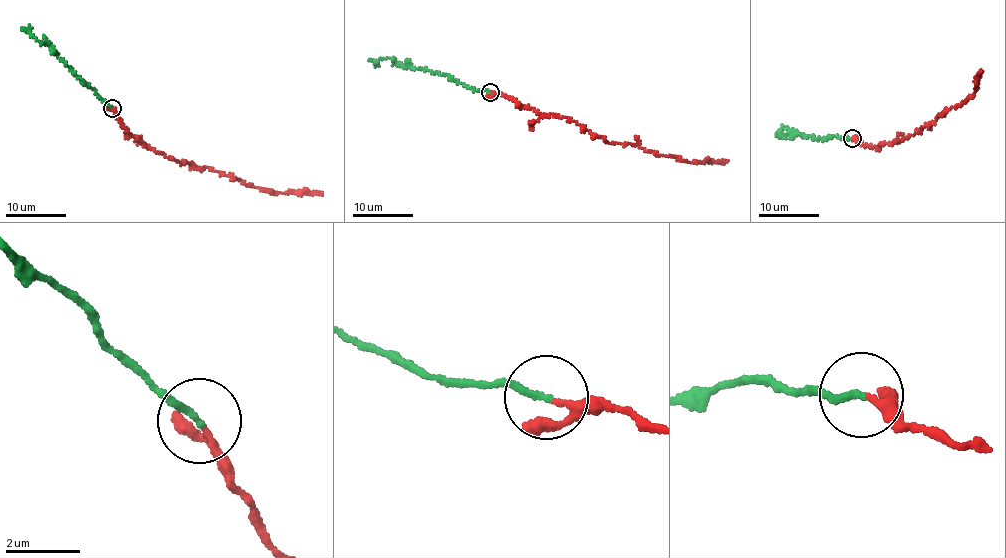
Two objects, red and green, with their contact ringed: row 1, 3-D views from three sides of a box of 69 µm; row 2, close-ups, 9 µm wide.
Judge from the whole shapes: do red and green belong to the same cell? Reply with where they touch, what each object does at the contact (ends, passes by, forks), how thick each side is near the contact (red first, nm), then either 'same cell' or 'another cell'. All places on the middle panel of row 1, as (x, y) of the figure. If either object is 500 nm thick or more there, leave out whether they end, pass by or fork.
(490, 92) | red passes by | green ends | 150/180 nm | same cell

